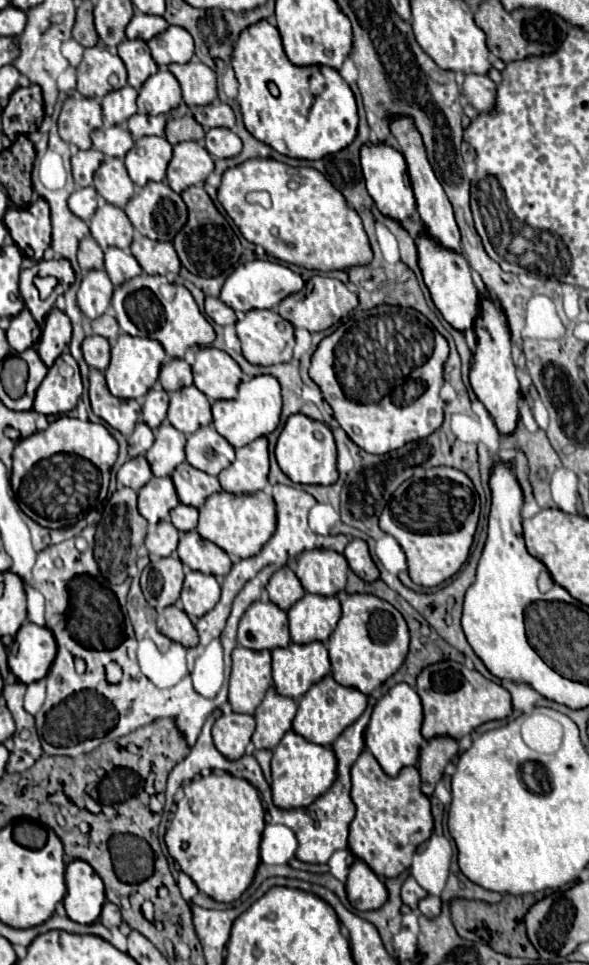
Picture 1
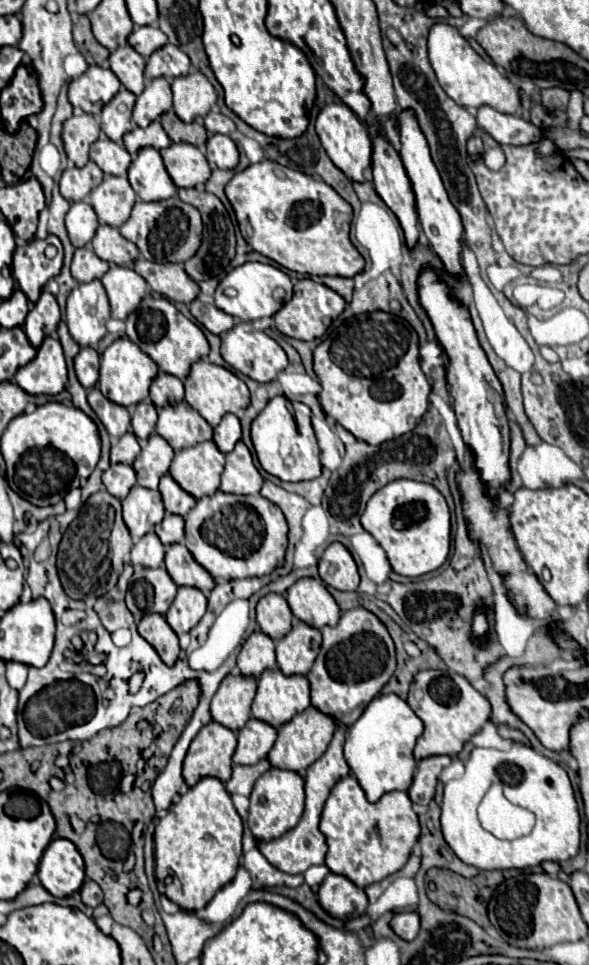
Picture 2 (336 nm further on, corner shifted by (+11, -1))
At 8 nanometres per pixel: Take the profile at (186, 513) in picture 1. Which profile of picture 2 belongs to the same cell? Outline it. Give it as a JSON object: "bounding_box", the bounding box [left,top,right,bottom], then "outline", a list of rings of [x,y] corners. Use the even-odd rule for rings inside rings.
{"bounding_box":[156,513,184,545],"outline":[[[166,513],[164,521],[160,521],[160,525],[156,525],[156,535],[160,537],[160,541],[164,545],[184,543],[184,519],[176,517],[172,513]]]}

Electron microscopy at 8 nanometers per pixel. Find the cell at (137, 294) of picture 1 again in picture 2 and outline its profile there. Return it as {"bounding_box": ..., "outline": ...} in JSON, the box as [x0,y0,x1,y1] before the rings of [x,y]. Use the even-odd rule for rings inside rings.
{"bounding_box":[126,297,208,379],"outline":[[[144,297],[140,307],[132,311],[126,319],[126,335],[132,343],[136,343],[144,353],[152,357],[152,361],[164,371],[178,379],[184,379],[188,375],[188,369],[194,361],[208,355],[208,341],[198,325],[194,325],[190,319],[186,319],[168,299],[160,297]]]}

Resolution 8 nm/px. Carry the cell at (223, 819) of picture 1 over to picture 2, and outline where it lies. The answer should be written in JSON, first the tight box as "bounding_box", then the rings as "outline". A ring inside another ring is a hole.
{"bounding_box":[154,777,242,911],"outline":[[[206,777],[190,787],[158,821],[154,851],[160,891],[182,909],[198,911],[218,889],[232,881],[238,871],[242,857],[242,819],[222,781]]]}

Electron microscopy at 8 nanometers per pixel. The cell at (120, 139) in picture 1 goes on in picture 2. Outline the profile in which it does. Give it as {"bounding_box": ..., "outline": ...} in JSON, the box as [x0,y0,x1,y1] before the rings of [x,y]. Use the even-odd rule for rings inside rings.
{"bounding_box":[90,133,130,175],"outline":[[[100,133],[98,141],[90,147],[90,159],[110,175],[124,175],[130,165],[130,155],[124,145],[108,139],[104,133]]]}

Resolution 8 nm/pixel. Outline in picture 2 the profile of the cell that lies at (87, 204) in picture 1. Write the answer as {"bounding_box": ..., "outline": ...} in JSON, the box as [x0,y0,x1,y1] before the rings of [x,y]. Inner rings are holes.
{"bounding_box":[66,201,100,247],"outline":[[[88,201],[72,203],[66,215],[66,229],[74,247],[84,247],[88,241],[92,241],[98,225],[100,223],[98,223],[96,211]]]}

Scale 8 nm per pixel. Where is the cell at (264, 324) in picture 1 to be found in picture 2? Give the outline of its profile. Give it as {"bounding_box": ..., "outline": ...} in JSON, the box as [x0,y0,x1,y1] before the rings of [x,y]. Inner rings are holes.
{"bounding_box":[222,321,288,383],"outline":[[[250,321],[238,323],[226,333],[226,337],[222,341],[222,357],[232,369],[236,369],[242,375],[248,375],[250,379],[254,379],[258,383],[268,383],[272,379],[276,379],[276,375],[282,369],[286,369],[286,365],[288,365],[288,357],[286,357],[284,349],[264,331],[254,329],[254,325]]]}

